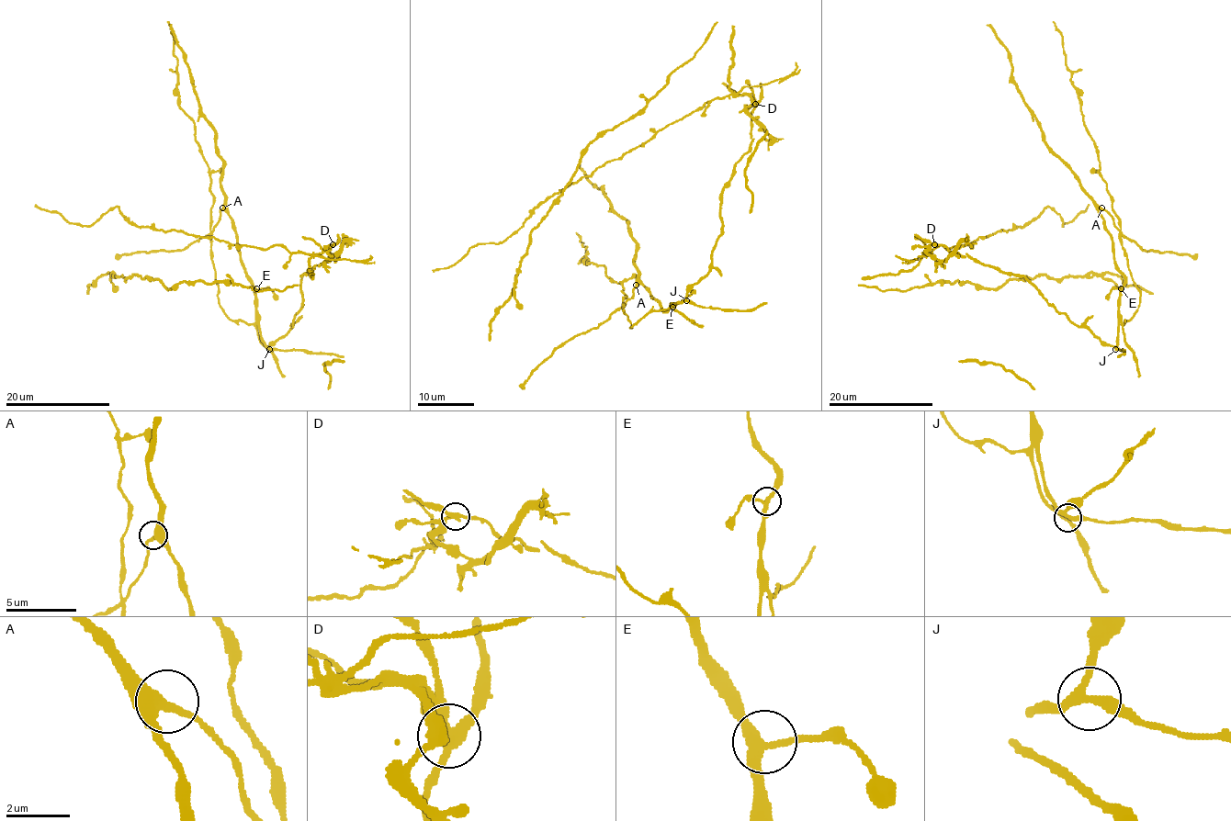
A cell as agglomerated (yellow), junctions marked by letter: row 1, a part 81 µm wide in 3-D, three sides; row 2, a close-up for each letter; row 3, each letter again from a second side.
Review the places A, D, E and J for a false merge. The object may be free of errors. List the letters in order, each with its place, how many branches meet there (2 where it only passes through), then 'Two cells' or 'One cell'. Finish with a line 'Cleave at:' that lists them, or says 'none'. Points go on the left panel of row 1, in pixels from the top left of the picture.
A: Place: (222, 208). Branches: 3. One cell
D: Place: (333, 244). Branches: 3. Two cells
E: Place: (256, 288). Branches: 3. One cell
J: Place: (269, 349). Branches: 3. One cell
Cleave at: D

